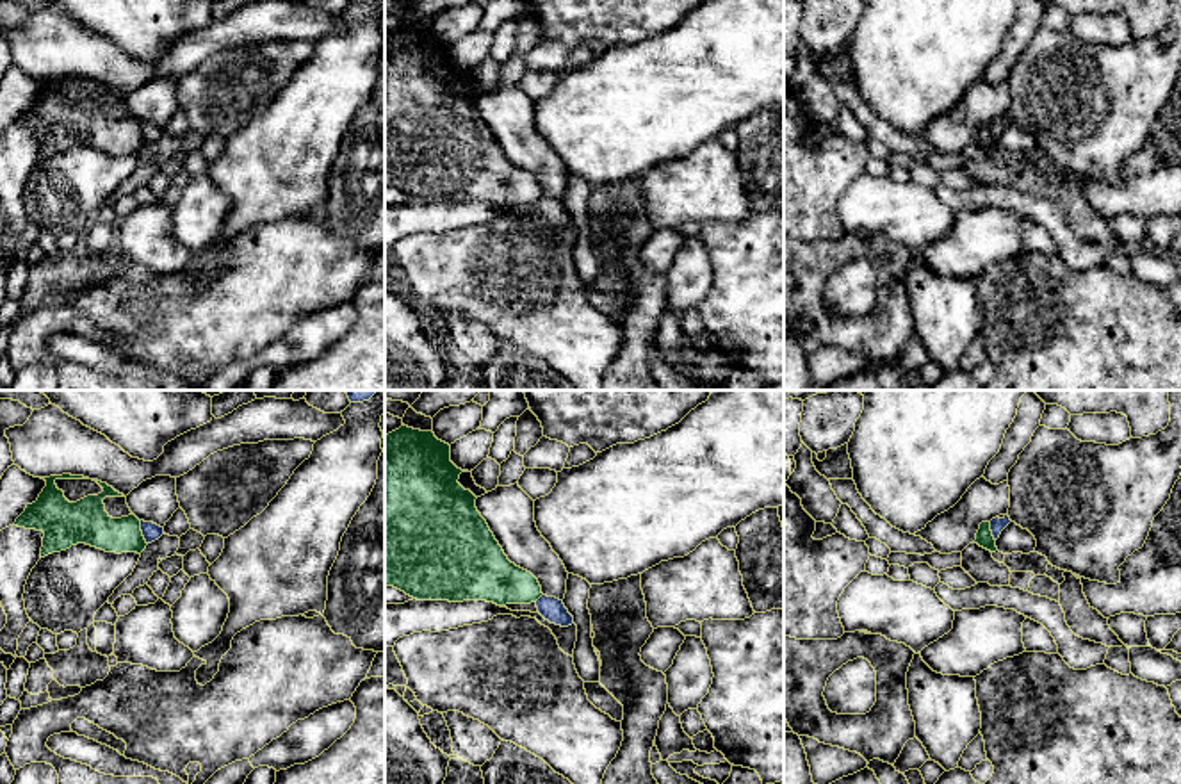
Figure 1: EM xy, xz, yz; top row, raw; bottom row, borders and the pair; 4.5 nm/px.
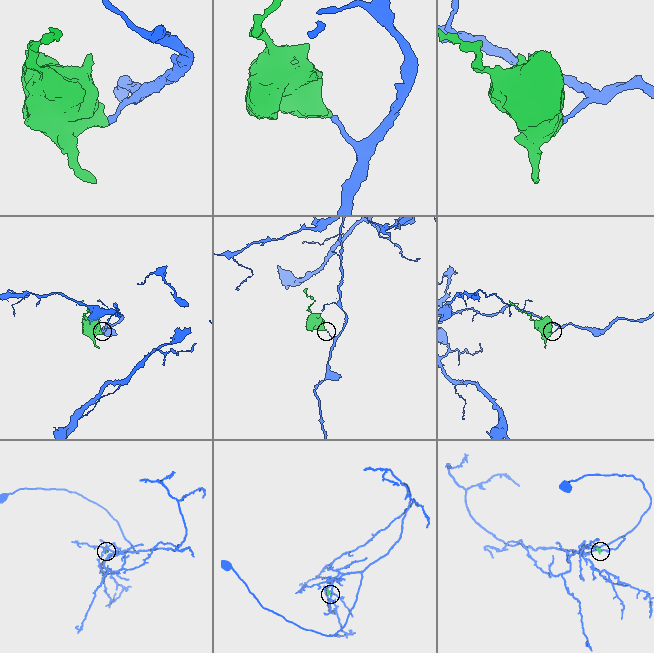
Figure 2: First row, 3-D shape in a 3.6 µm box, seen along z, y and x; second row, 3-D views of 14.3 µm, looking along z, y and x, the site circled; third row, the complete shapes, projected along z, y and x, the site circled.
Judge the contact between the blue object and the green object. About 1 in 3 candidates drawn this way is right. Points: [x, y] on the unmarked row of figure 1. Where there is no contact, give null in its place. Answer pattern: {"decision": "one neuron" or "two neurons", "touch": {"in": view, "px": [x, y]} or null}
{"decision": "two neurons", "touch": {"in": "xy", "px": [143, 134]}}

